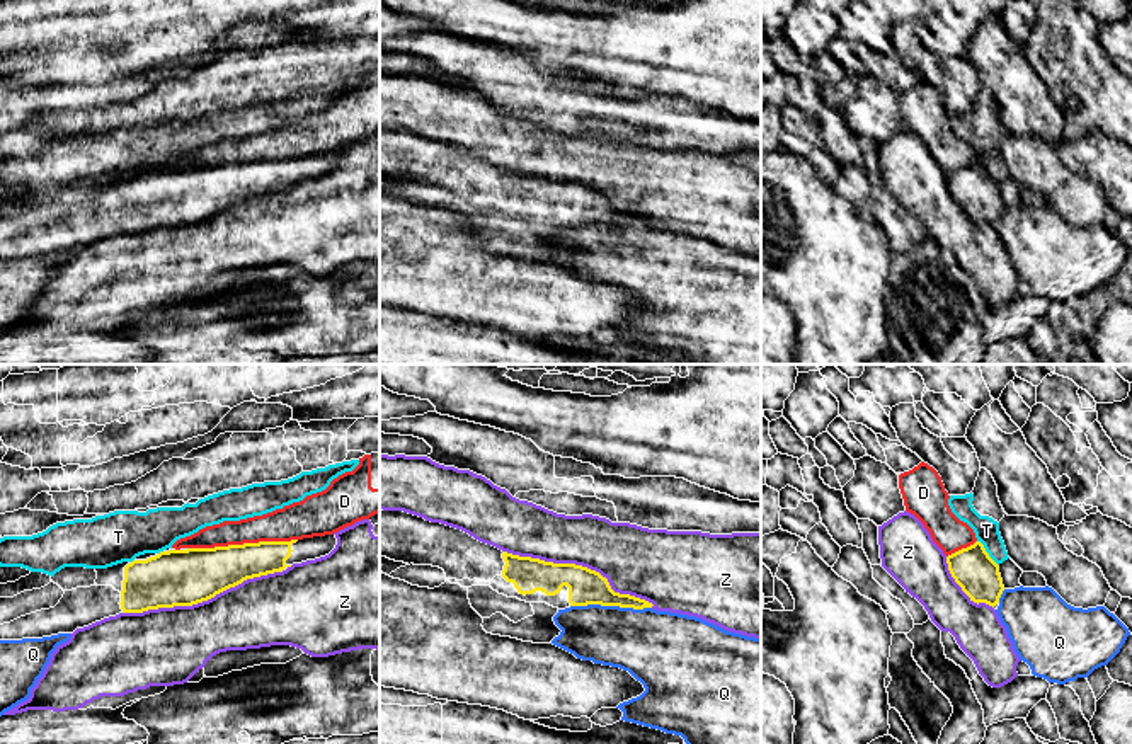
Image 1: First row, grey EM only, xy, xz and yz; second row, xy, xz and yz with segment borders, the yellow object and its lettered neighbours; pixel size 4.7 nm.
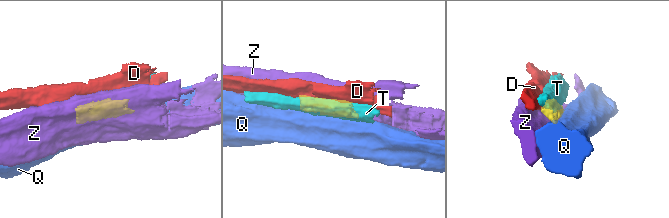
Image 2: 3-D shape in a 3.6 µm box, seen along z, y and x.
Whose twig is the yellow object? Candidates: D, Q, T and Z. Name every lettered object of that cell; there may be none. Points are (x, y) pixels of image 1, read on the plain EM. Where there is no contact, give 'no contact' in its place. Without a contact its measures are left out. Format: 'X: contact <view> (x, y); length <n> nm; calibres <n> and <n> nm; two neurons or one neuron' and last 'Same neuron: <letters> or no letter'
D: contact xy (244, 162); length 500 nm; calibres 240 and 160 nm; two neurons
Q: contact xz (611, 223); length 380 nm; calibres 170 and 320 nm; two neurons
T: contact yz (988, 172); length 160 nm; calibres 200 and 120 nm; two neurons
Z: contact xy (201, 220); length 750 nm; calibres 280 and 360 nm; two neurons
Same neuron: no letter

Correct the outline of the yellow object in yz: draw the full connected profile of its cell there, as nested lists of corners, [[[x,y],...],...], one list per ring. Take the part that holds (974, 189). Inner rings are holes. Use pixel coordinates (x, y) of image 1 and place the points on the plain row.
[[[980,160],[948,174],[946,182],[952,196],[970,220],[992,226],[999,221],[1004,209],[999,184]]]

